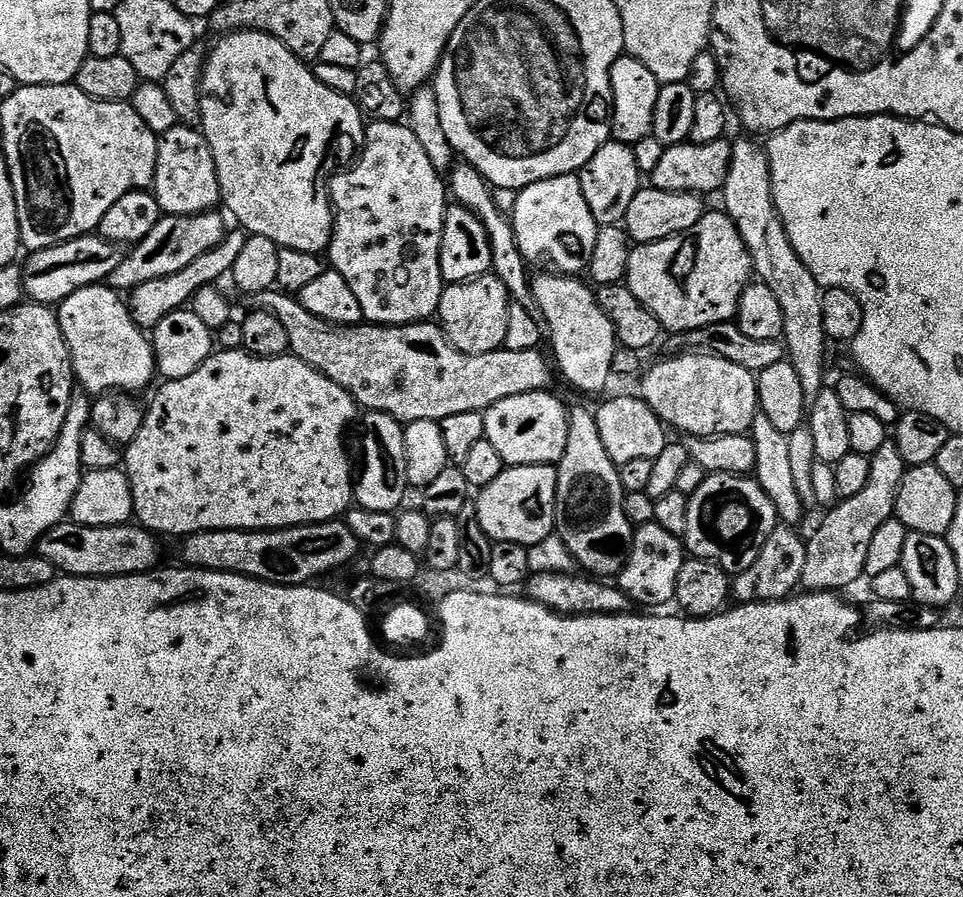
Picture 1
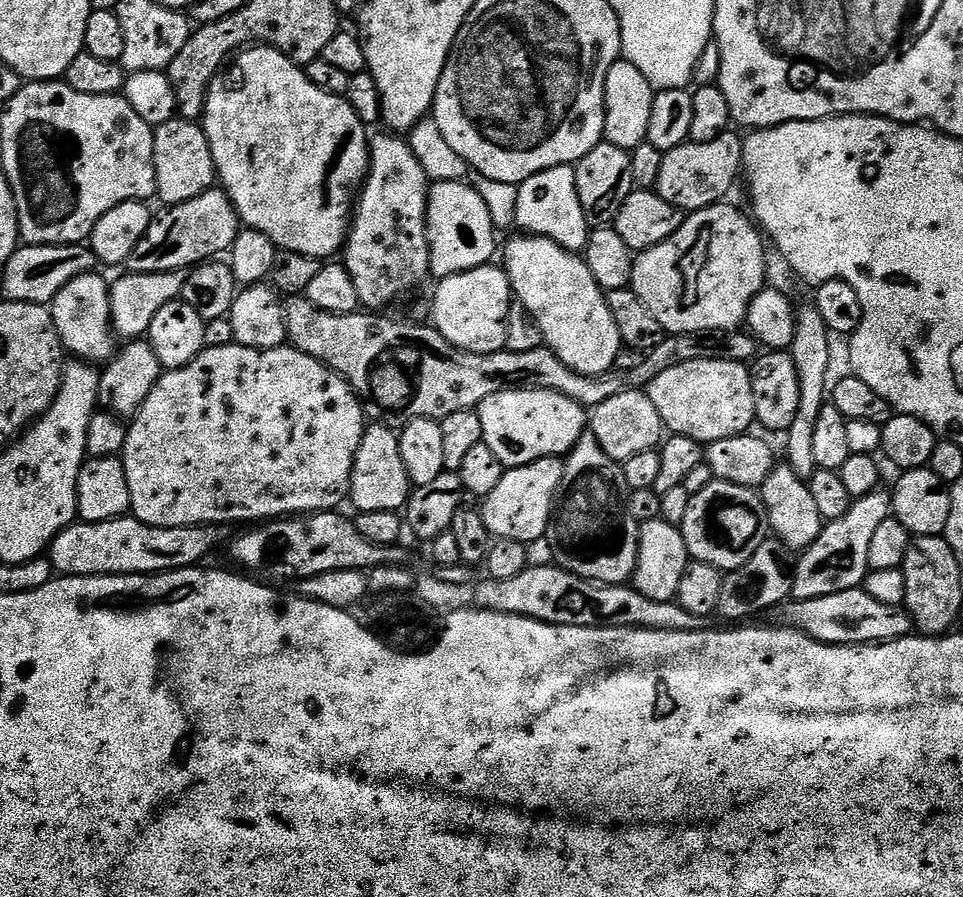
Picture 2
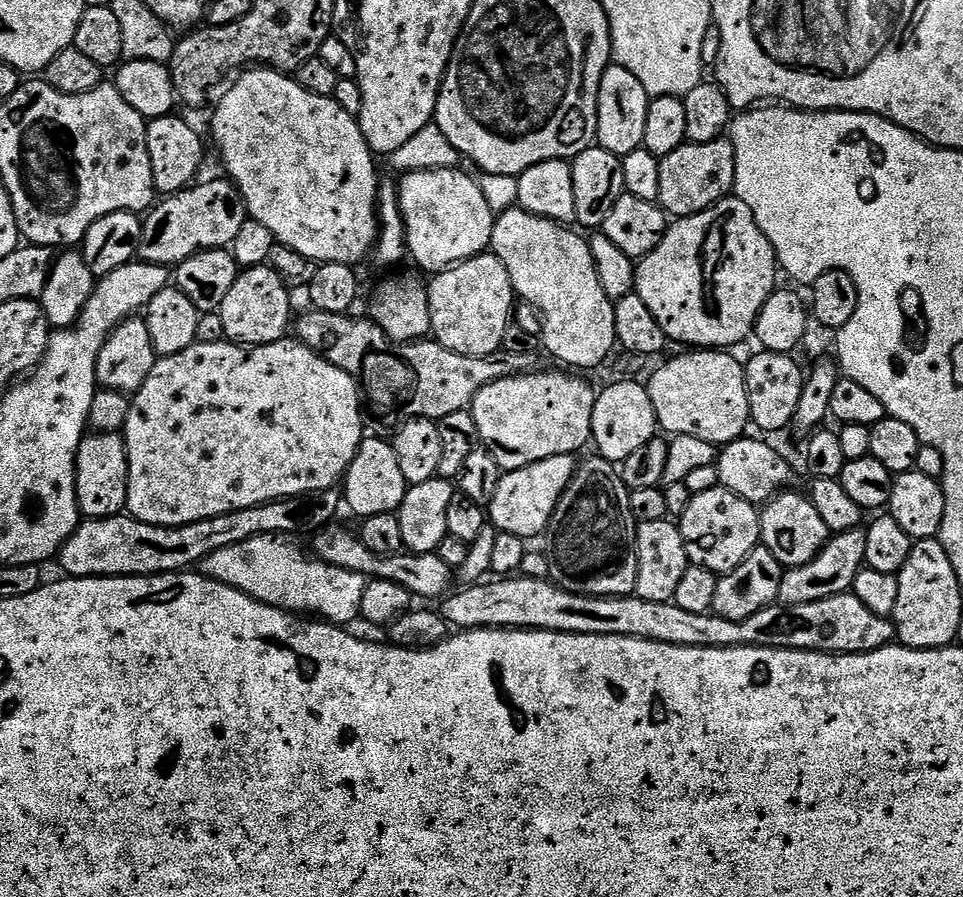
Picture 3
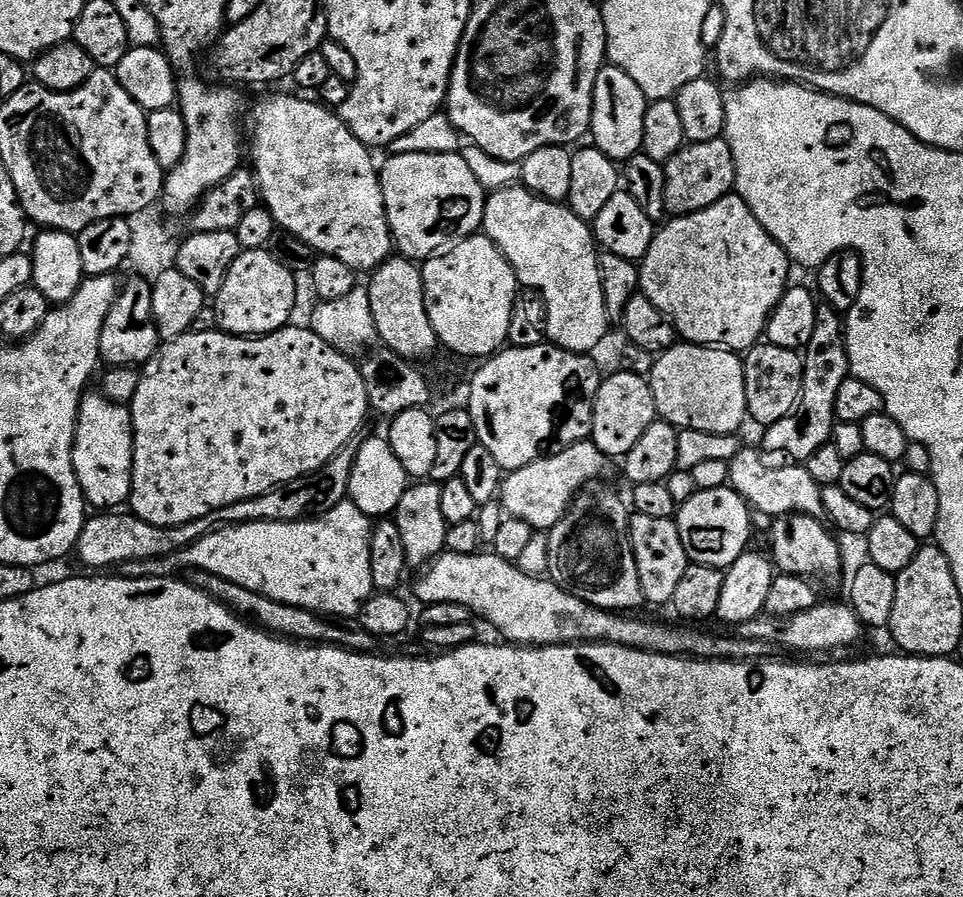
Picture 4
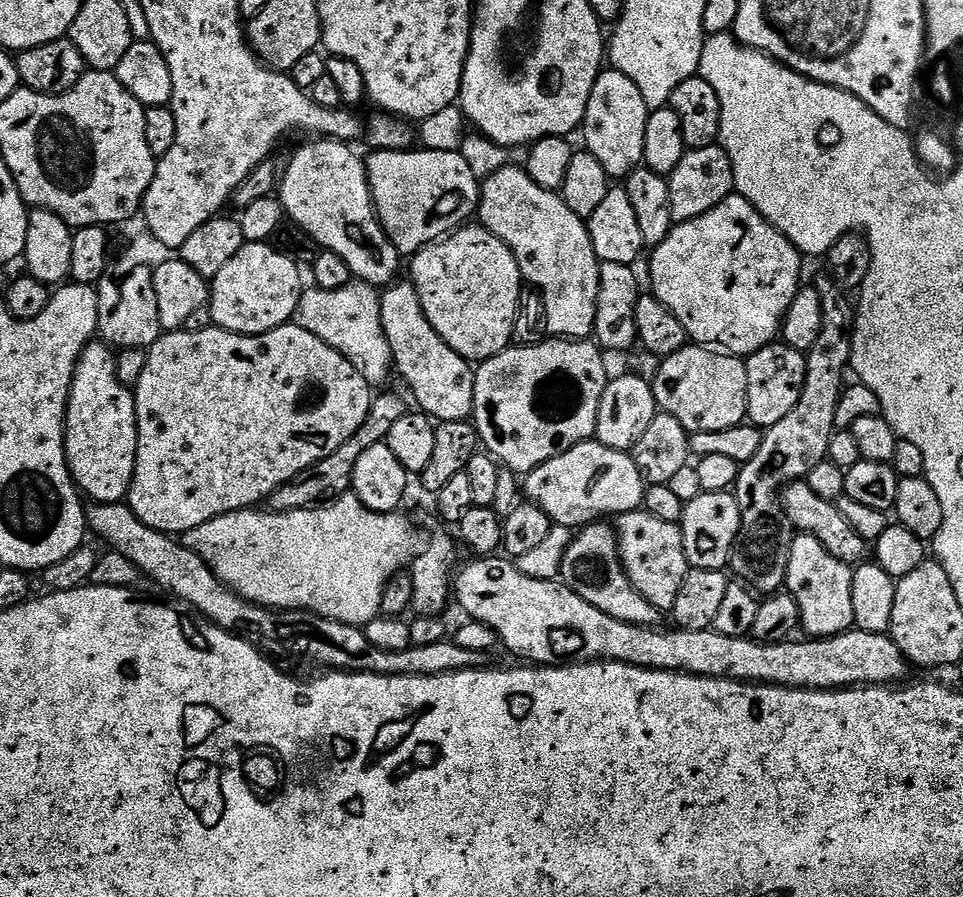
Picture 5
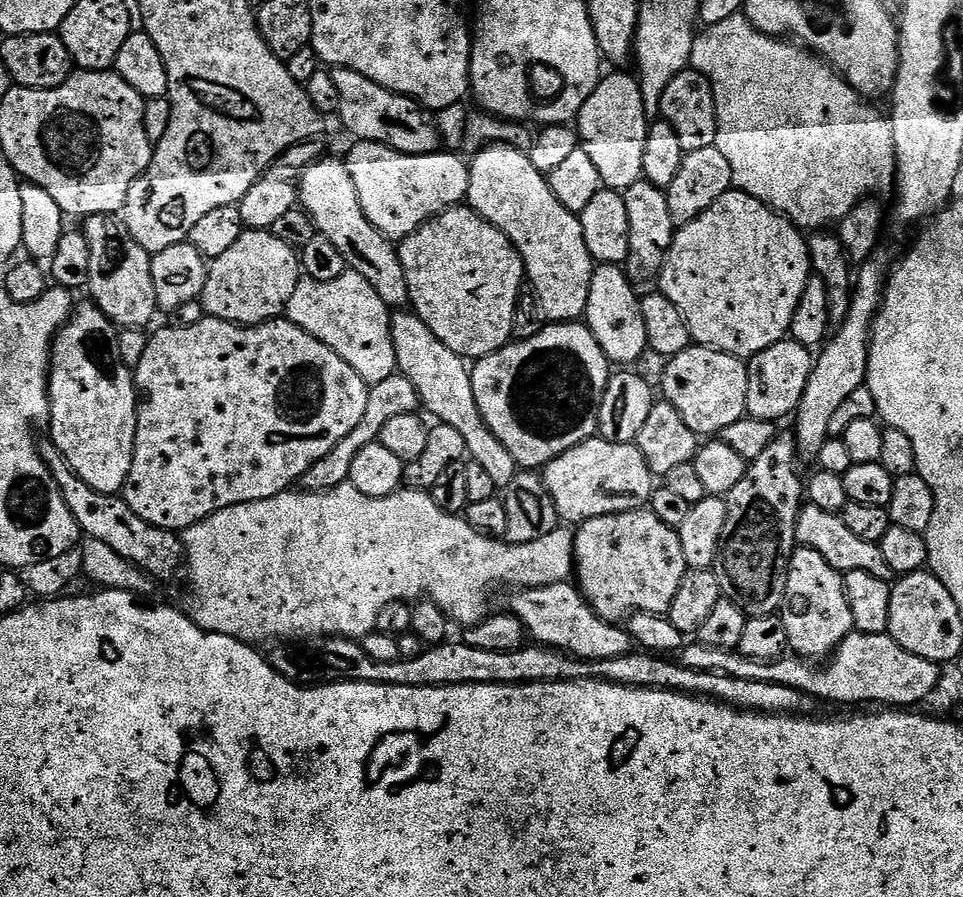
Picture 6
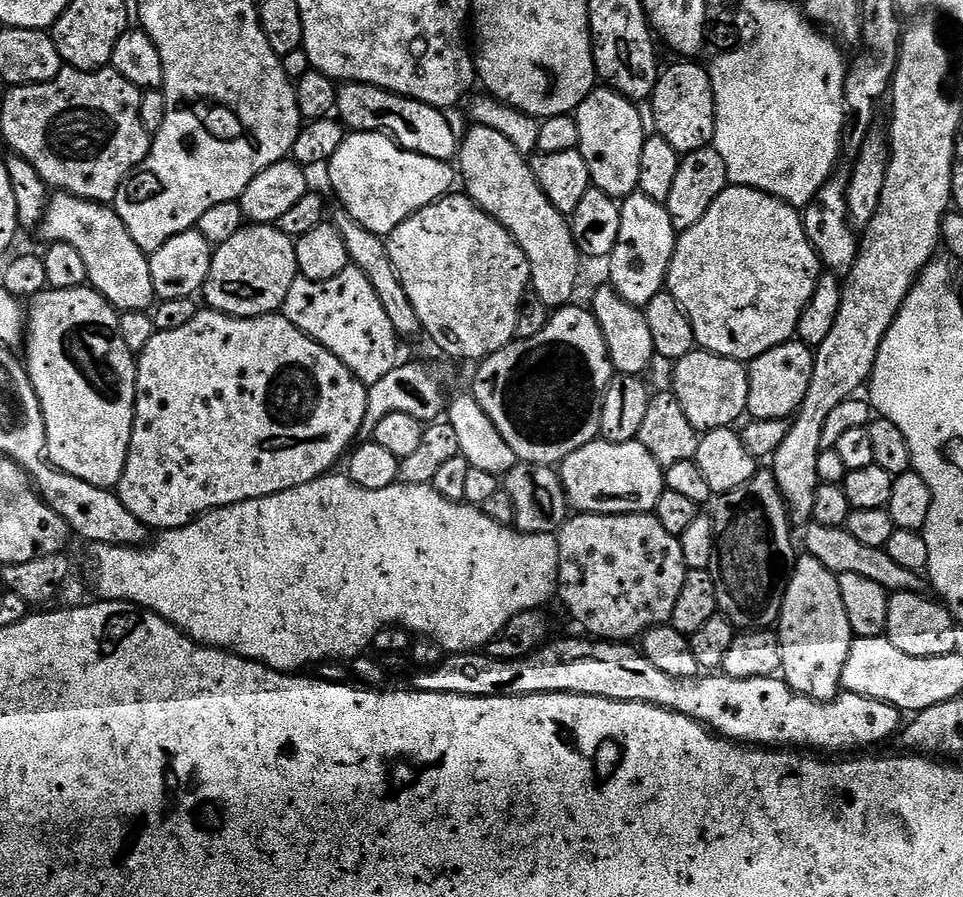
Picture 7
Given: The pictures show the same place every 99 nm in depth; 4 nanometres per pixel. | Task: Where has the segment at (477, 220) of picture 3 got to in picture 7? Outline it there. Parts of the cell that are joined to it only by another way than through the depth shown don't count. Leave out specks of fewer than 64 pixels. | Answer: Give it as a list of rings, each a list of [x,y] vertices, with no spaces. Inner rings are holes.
[[[349,131],[329,158],[326,171],[332,192],[340,199],[339,207],[381,238],[387,238],[415,212],[449,195],[458,184],[457,169],[449,161],[408,152],[380,132]]]

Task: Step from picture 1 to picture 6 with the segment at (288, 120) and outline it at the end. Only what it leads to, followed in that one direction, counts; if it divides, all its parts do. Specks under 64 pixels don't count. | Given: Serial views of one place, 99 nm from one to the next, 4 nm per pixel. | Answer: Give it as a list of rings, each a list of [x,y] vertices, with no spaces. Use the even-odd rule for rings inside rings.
[[[321,158],[300,176],[299,207],[310,214],[310,218],[316,223],[317,233],[338,249],[338,254],[342,254],[349,269],[362,274],[362,278],[366,278],[366,282],[370,282],[370,286],[378,290],[378,298],[382,298],[382,302],[386,302],[389,309],[407,309],[410,301],[406,270],[402,270],[397,245],[387,240],[370,222],[370,218],[366,218],[362,202],[358,202],[358,190],[354,190],[354,178],[350,178],[347,163],[343,159],[328,159]]]

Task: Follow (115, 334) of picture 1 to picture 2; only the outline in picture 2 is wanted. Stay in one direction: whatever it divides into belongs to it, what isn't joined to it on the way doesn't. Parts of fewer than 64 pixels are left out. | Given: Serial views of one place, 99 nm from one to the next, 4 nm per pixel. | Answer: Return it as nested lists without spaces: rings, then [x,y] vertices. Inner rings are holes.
[[[95,271],[70,278],[70,282],[58,290],[50,305],[54,326],[65,353],[85,362],[107,362],[118,348],[117,337],[110,327],[110,284],[100,275],[99,271]]]

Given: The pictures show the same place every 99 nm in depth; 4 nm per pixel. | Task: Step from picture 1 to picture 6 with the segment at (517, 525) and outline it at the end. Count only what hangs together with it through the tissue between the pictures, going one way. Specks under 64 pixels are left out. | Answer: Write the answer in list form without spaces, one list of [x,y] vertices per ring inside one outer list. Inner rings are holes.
[[[599,438],[583,440],[578,446],[566,450],[561,456],[545,464],[542,475],[546,490],[550,490],[550,498],[554,498],[554,506],[561,521],[568,526],[579,526],[585,520],[599,516],[641,511],[651,501],[654,491],[654,477],[646,466],[646,458],[642,458],[635,443],[615,444]]]

